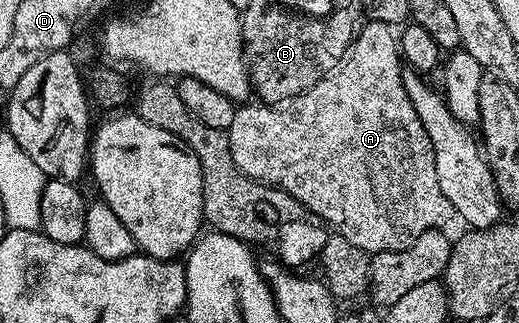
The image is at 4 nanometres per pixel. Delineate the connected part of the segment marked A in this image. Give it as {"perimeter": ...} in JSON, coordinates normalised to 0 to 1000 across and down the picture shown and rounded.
{"perimeter":[[[703,68],[686,105],[686,121],[671,142],[671,161],[659,176],[655,198],[597,276],[568,294],[563,307],[547,310],[545,319],[503,325],[499,316],[493,316],[495,322],[480,316],[476,325],[457,328],[451,375],[435,409],[451,511],[480,554],[491,554],[511,579],[530,579],[536,591],[559,598],[566,622],[597,647],[597,659],[605,659],[626,697],[653,715],[659,734],[667,734],[667,746],[674,746],[674,759],[697,771],[703,783],[782,771],[805,734],[813,734],[813,721],[854,706],[857,700],[854,690],[863,675],[873,675],[875,656],[867,622],[859,622],[852,582],[844,576],[844,536],[836,523],[836,461],[829,449],[821,399],[813,399],[813,375],[805,375],[805,350],[798,350],[798,325],[790,325],[790,300],[782,300],[778,226],[765,99],[744,71]]]}

